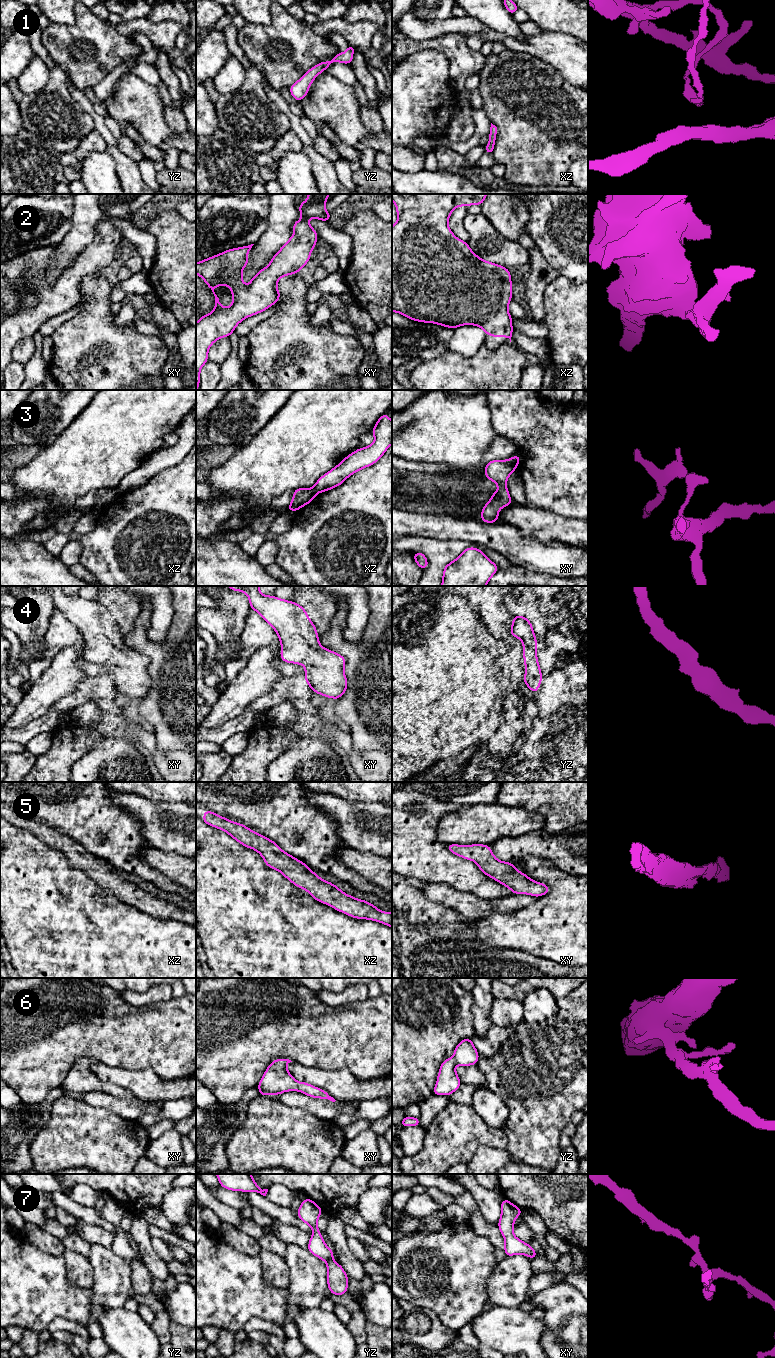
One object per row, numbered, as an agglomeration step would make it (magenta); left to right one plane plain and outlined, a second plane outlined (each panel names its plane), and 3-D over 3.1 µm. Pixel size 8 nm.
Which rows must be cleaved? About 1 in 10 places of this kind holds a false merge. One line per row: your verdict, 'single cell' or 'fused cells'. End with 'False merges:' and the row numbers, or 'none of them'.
1: fused cells
2: single cell
3: fused cells
4: single cell
5: single cell
6: single cell
7: single cell
False merges: 1, 3

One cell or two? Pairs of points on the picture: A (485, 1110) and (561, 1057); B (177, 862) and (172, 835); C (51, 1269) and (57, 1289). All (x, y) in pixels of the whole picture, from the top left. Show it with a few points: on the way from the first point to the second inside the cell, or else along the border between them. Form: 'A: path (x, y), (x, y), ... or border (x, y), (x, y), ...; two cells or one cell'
A: border (488, 1088), (506, 1105), (509, 1112), (506, 1122); two cells
B: border (152, 847), (185, 855); two cells
C: path (51, 1274), (53, 1284); one cell

